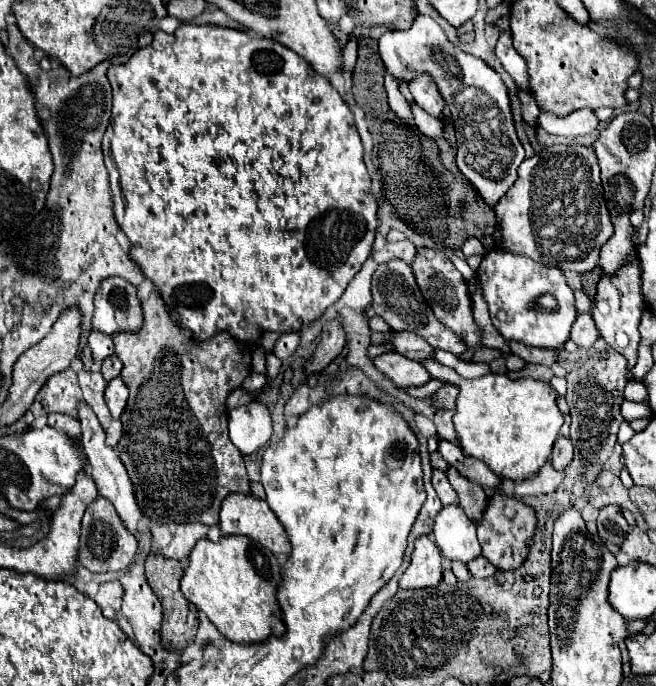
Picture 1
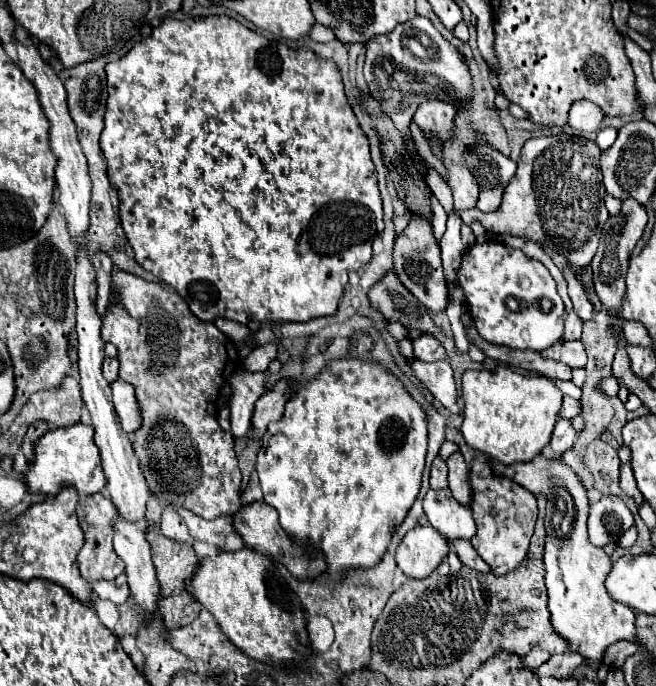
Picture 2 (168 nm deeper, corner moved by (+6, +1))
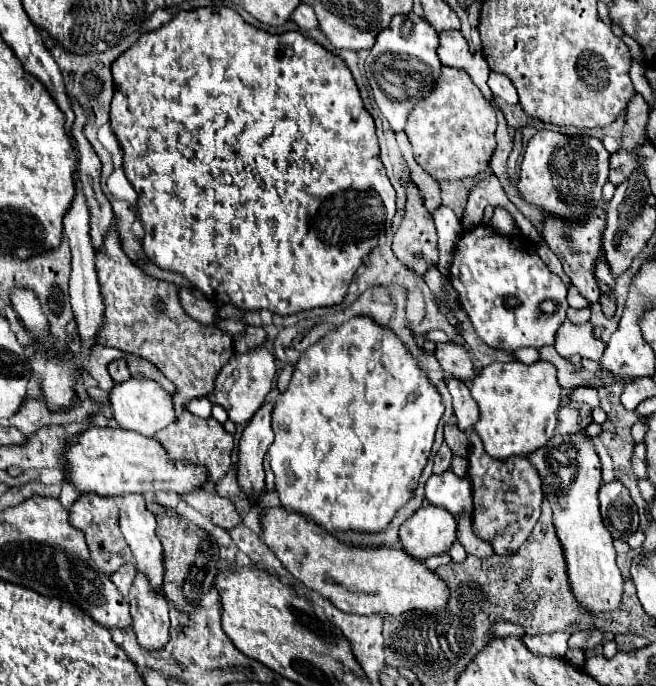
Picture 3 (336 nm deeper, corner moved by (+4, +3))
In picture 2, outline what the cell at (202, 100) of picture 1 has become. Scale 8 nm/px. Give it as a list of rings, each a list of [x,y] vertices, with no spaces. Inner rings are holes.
[[[209,15],[209,17],[187,17],[187,19],[171,19],[167,17],[159,27],[153,29],[153,33],[149,37],[145,37],[141,43],[137,43],[125,57],[121,57],[115,63],[107,63],[105,67],[107,71],[107,85],[109,85],[109,99],[107,99],[107,113],[105,113],[105,129],[101,133],[101,147],[103,153],[107,157],[107,173],[109,173],[109,181],[113,185],[117,185],[119,189],[119,201],[121,201],[121,227],[125,231],[127,241],[131,243],[133,251],[135,251],[135,261],[139,265],[145,267],[145,271],[155,273],[159,279],[163,279],[167,285],[171,285],[173,289],[177,289],[177,293],[181,293],[181,297],[189,303],[191,311],[201,317],[203,321],[215,321],[217,317],[227,317],[231,321],[243,323],[247,325],[249,321],[309,321],[315,317],[323,317],[323,315],[333,315],[337,311],[337,303],[343,295],[343,287],[349,281],[349,273],[361,269],[365,263],[369,263],[371,259],[371,243],[377,235],[381,235],[383,231],[383,201],[381,201],[381,193],[377,187],[377,171],[375,165],[371,161],[371,153],[369,153],[369,139],[363,133],[345,93],[343,93],[343,81],[341,81],[341,73],[337,69],[337,65],[329,59],[321,59],[319,55],[315,55],[309,49],[293,49],[287,47],[281,41],[269,41],[263,35],[257,35],[255,31],[247,29],[245,25],[241,25],[239,21],[227,17],[227,15]]]

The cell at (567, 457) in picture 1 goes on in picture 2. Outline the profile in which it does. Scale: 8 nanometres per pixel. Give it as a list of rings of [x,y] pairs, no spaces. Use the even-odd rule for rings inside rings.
[[[561,417],[553,429],[553,435],[551,435],[551,449],[555,451],[555,455],[563,455],[571,445],[573,445],[573,439],[575,439],[577,431],[571,427],[571,421]]]

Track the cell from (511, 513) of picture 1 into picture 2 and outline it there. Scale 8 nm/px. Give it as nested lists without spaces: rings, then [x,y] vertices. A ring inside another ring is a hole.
[[[475,455],[471,461],[471,509],[477,523],[477,533],[471,539],[475,551],[495,575],[513,571],[529,549],[529,539],[537,521],[535,495],[503,475],[493,475],[487,455]]]

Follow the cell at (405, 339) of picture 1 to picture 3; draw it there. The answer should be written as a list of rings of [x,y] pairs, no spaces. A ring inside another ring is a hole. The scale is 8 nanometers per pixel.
[[[437,343],[437,349],[435,349],[435,357],[437,361],[441,363],[443,371],[465,381],[465,379],[471,379],[475,373],[473,373],[473,363],[467,355],[467,351],[457,345],[457,343]]]

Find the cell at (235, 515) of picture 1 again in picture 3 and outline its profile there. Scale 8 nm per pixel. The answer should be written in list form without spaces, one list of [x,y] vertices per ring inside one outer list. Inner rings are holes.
[[[269,507],[263,511],[261,539],[295,579],[321,593],[345,613],[387,613],[397,617],[409,609],[437,611],[447,603],[449,591],[445,583],[421,561],[411,559],[401,549],[347,547],[317,523],[283,507]]]

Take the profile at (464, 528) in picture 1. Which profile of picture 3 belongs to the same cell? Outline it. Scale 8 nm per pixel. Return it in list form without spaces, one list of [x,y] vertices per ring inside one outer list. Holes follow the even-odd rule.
[[[451,471],[431,475],[425,483],[425,497],[431,505],[447,509],[453,517],[461,517],[465,511],[473,511],[471,483],[465,477],[455,477]]]

